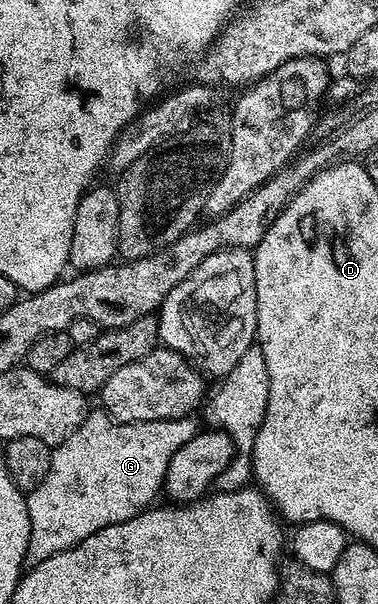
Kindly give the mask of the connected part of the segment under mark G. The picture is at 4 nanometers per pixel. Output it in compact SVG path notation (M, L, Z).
M103 411L89 412L72 434L52 449L47 475L36 489L27 494L26 508L30 515L27 564L34 566L42 563L42 559L50 559L50 555L58 555L58 551L66 551L72 545L82 543L82 539L94 535L94 531L122 523L149 508L157 500L155 497L161 496L164 476L174 451L178 451L182 443L190 443L190 439L196 436L196 419L189 415L165 421L121 423L113 421Z

